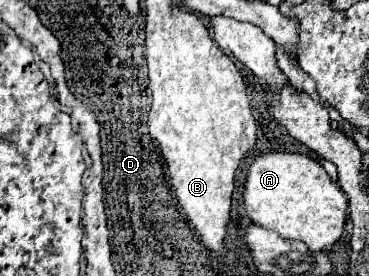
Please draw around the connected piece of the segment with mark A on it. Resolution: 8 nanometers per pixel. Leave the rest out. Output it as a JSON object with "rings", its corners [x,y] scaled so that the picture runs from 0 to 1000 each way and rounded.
{"rings":[[[816,554],[702,562],[669,612],[659,743],[686,808],[772,866],[821,873],[837,909],[897,895],[930,851],[946,786],[946,736],[924,678],[892,649],[864,583]]]}

